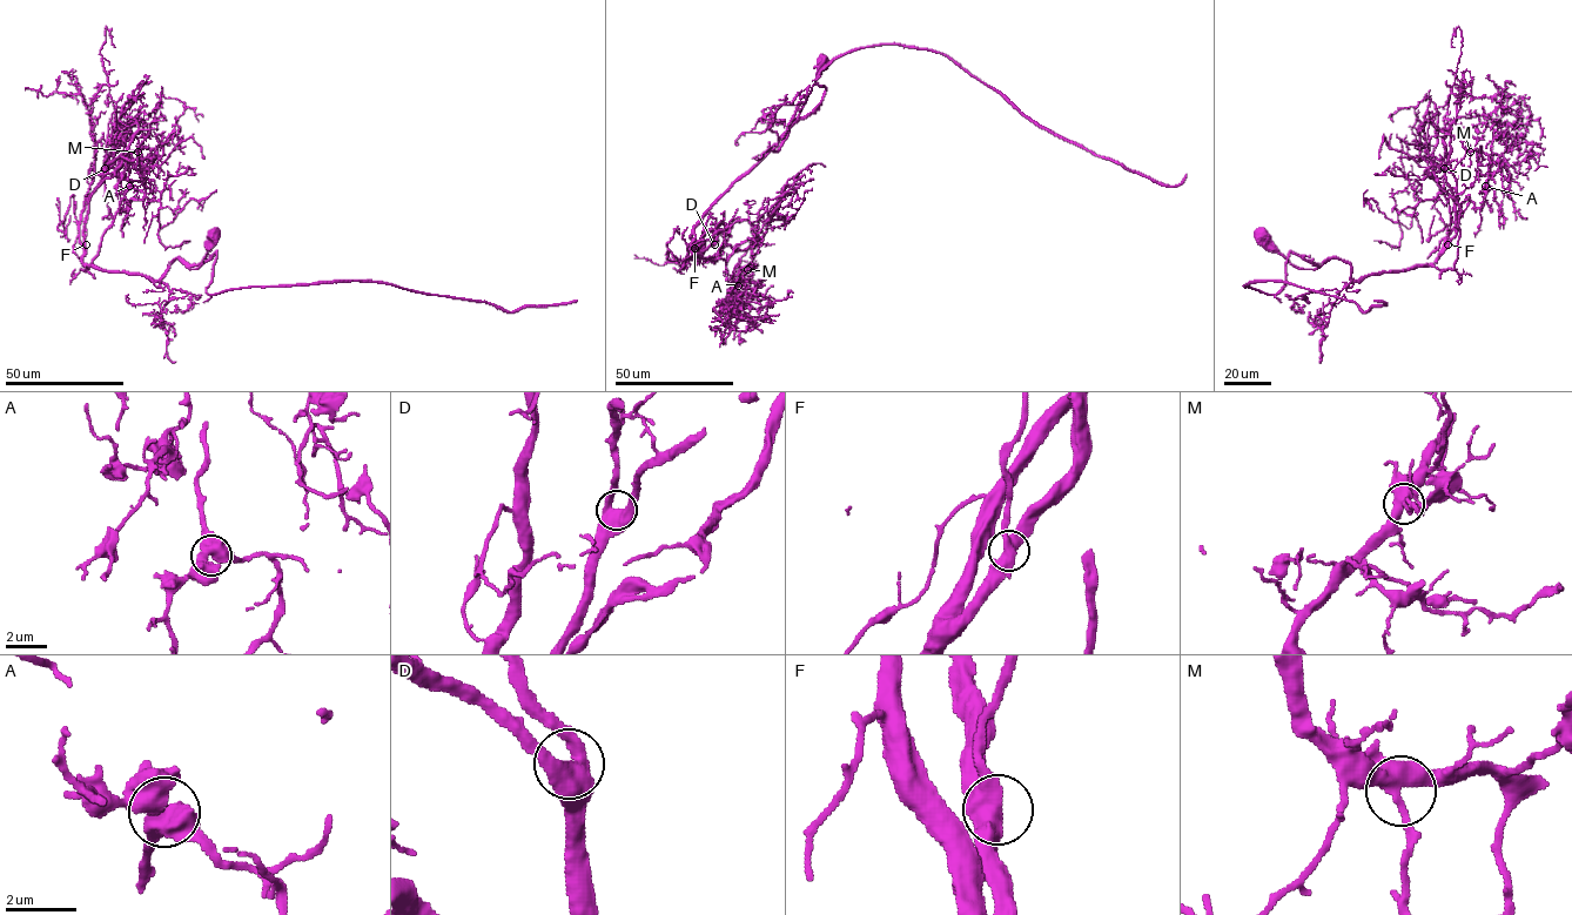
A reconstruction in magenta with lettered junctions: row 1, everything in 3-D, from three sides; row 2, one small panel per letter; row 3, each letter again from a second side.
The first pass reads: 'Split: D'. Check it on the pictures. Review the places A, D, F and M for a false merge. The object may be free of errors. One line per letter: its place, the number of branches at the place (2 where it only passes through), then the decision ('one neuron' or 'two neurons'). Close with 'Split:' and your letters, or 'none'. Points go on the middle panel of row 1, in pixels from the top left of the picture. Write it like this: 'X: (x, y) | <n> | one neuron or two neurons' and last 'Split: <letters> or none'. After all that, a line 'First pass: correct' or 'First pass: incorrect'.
A: (738, 286) | 3 | one neuron
D: (714, 244) | 3 | one neuron
F: (694, 248) | 3 | two neurons
M: (747, 269) | 3 | one neuron
Split: F
First pass: incorrect

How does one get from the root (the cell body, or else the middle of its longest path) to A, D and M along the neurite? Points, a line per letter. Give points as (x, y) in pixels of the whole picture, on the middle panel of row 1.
A: (821, 61), (780, 148), (691, 235), (696, 250), (720, 230), (736, 250), (759, 242), (734, 304), (738, 286)
D: (821, 61), (820, 75), (780, 148), (771, 150), (740, 176), (694, 228), (691, 235), (693, 256), (714, 244)
M: (821, 61), (780, 148), (740, 176), (691, 235), (696, 250), (720, 230), (736, 250), (758, 241), (747, 269)

